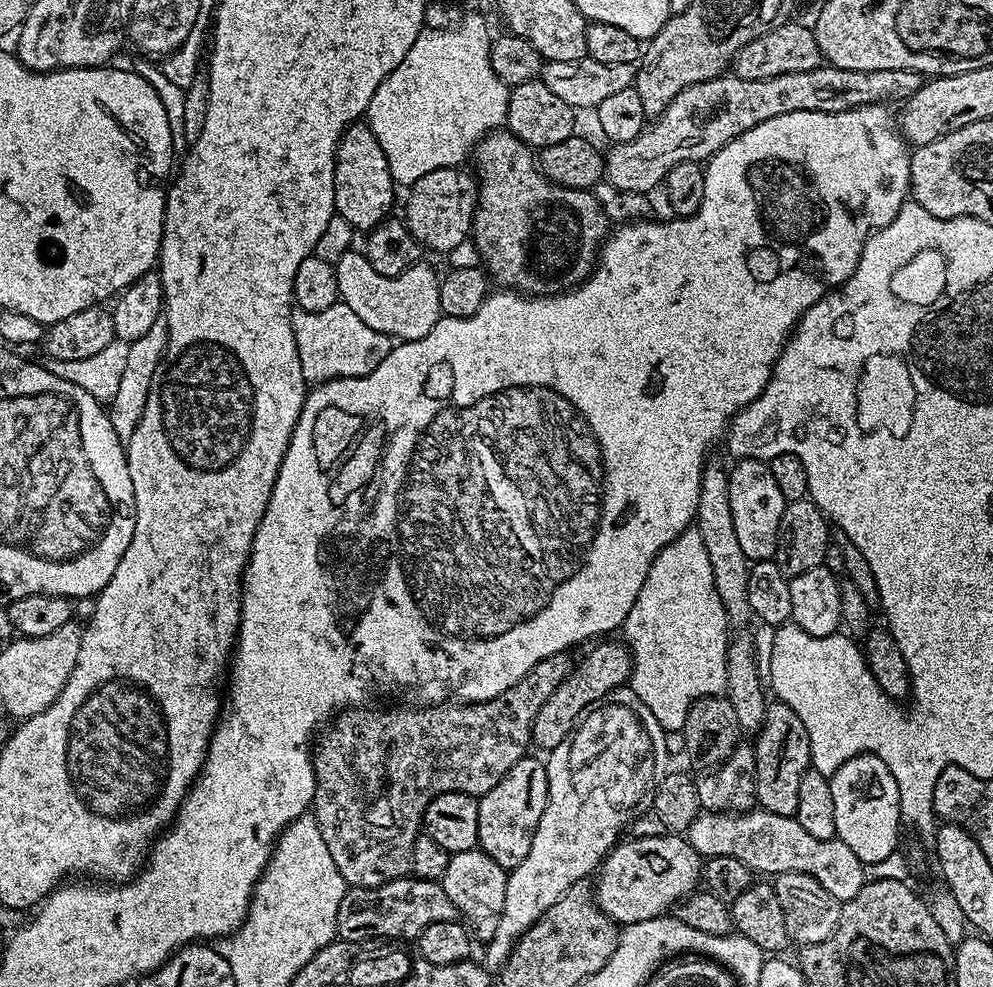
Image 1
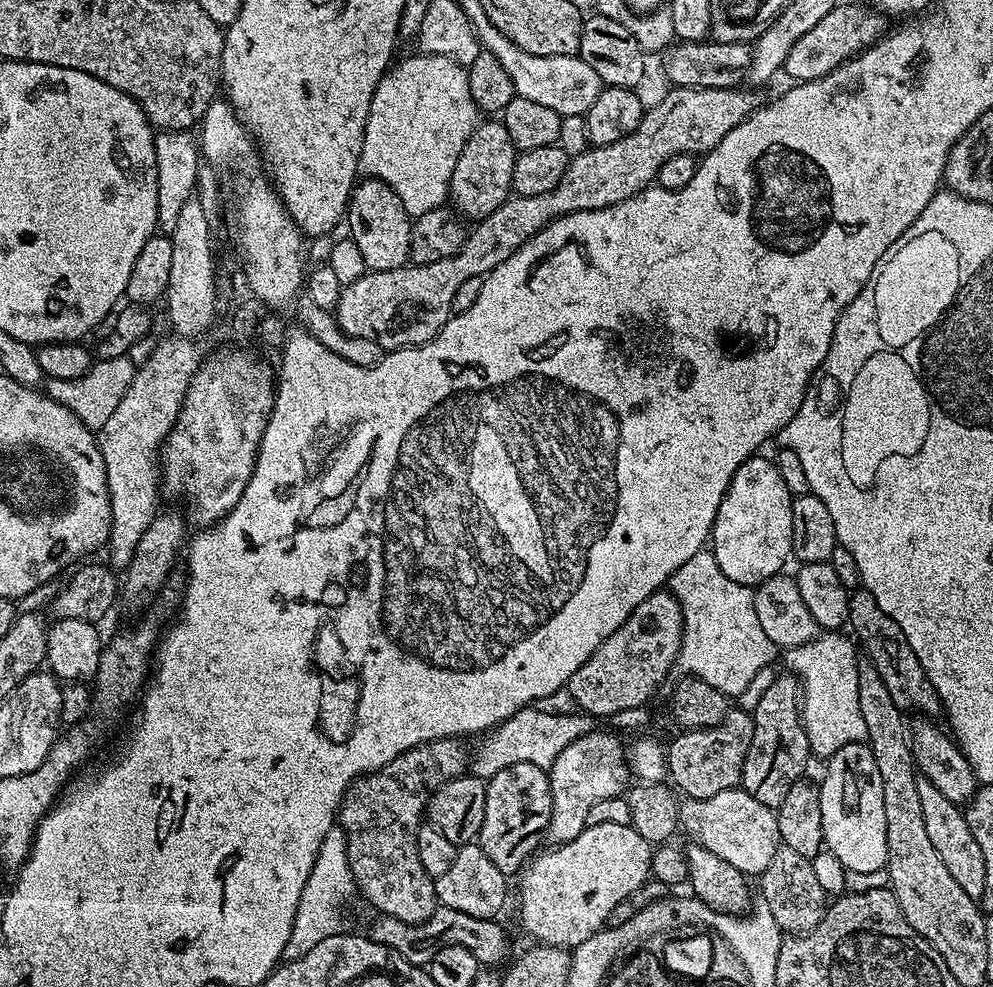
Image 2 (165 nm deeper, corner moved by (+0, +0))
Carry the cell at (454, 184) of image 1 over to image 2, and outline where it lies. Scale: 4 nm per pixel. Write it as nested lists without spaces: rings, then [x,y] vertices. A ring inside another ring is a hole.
[[[499,119],[486,120],[485,124],[484,121],[477,123],[466,146],[462,146],[462,154],[458,154],[454,174],[448,183],[451,207],[468,222],[479,222],[494,214],[494,210],[498,210],[512,192],[514,162],[518,155],[516,147],[514,142],[510,142],[510,134],[506,134],[506,126]]]

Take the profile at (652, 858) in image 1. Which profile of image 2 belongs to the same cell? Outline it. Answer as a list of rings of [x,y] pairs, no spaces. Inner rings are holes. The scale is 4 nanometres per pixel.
[[[602,822],[602,826],[586,826],[582,830],[582,834],[578,834],[578,838],[559,846],[549,847],[549,849],[549,852],[542,853],[543,851],[541,851],[539,854],[533,855],[525,863],[518,876],[518,879],[520,879],[520,924],[533,936],[533,941],[541,944],[549,944],[555,948],[576,949],[579,944],[589,940],[592,935],[607,925],[610,910],[614,910],[614,906],[618,906],[618,902],[622,902],[622,898],[626,898],[626,894],[638,890],[642,885],[647,884],[650,879],[653,845],[649,844],[646,838],[642,838],[642,834],[638,834],[638,830],[634,830],[631,824],[618,826],[614,822]]]

